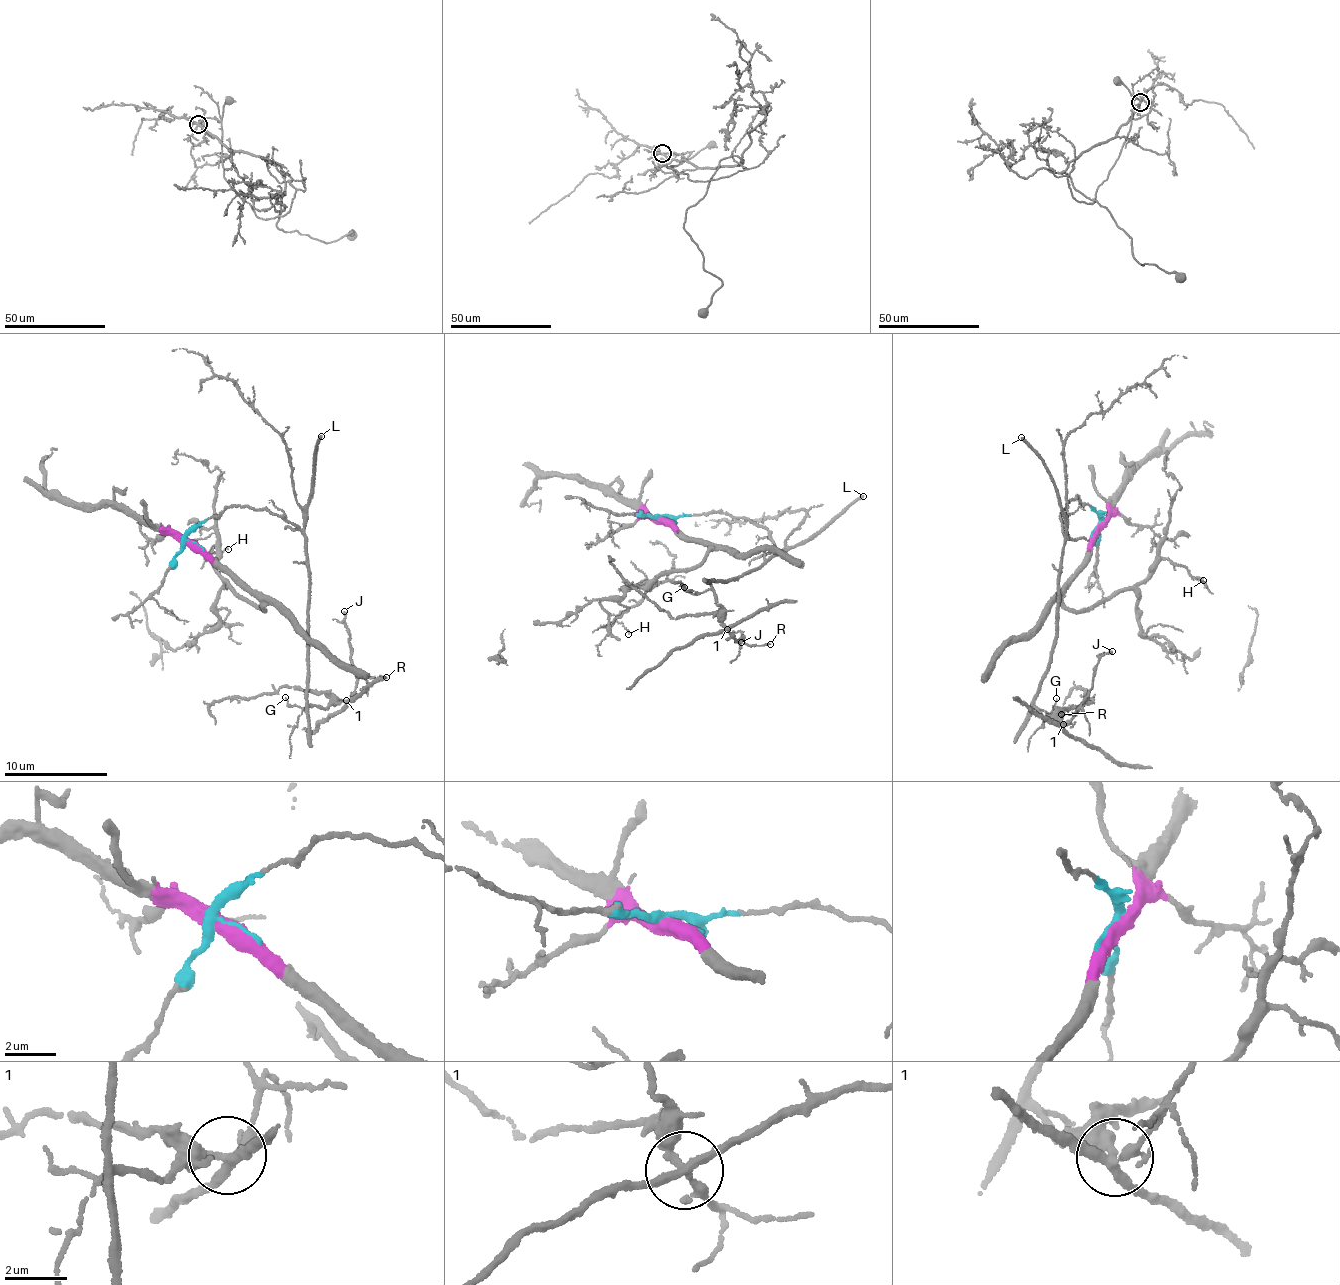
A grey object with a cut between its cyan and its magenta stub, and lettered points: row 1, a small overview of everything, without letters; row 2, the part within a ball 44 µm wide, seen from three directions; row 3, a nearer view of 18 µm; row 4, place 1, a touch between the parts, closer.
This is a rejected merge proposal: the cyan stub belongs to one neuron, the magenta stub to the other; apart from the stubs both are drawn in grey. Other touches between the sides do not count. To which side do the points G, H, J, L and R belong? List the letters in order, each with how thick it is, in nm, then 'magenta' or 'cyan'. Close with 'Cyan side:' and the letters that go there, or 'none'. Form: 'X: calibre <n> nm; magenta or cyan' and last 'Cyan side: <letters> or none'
G: calibre 140 nm; cyan
H: calibre 110 nm; magenta
J: calibre 140 nm; cyan
L: calibre 200 nm; cyan
R: calibre 120 nm; cyan
Cyan side: G, J, L, R

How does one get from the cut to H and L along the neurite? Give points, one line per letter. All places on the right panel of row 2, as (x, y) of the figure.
H: (1099, 525), (1068, 582), (1066, 607), (1090, 608), (1134, 587), (1163, 559), (1203, 580)
L: (1099, 525), (1094, 508), (1083, 505), (1077, 496), (1060, 513), (1064, 531), (1065, 515), (1052, 476), (1022, 437)

